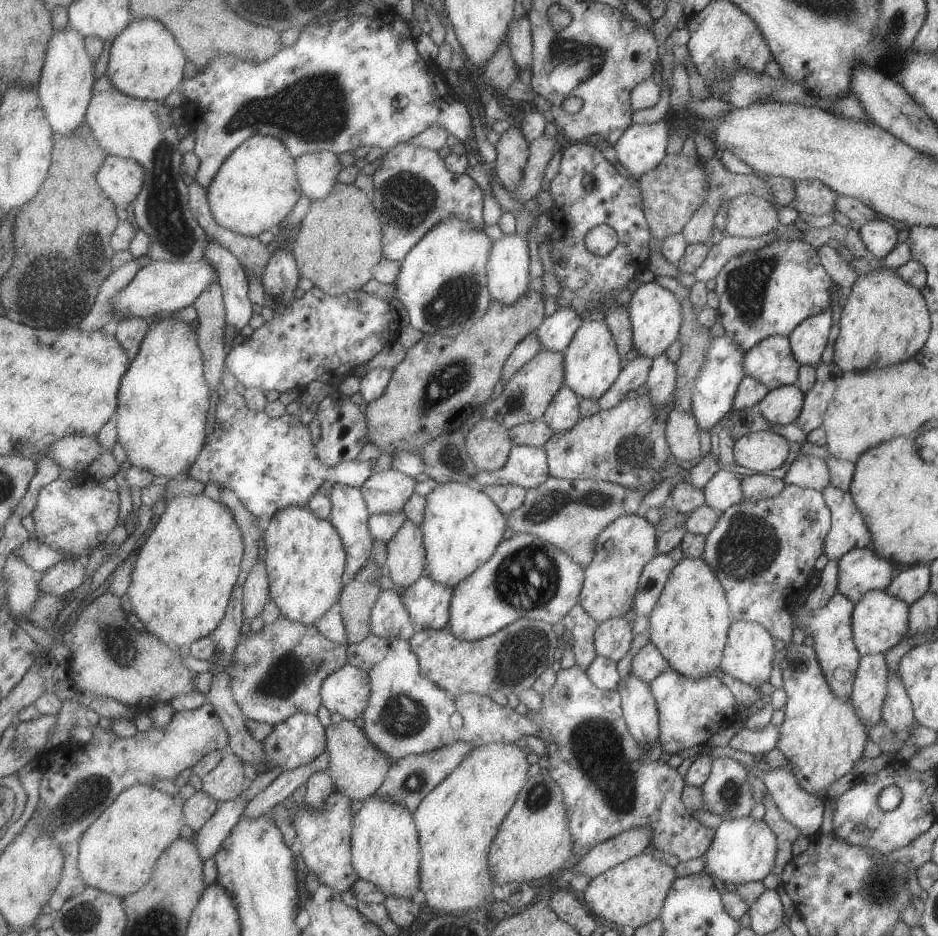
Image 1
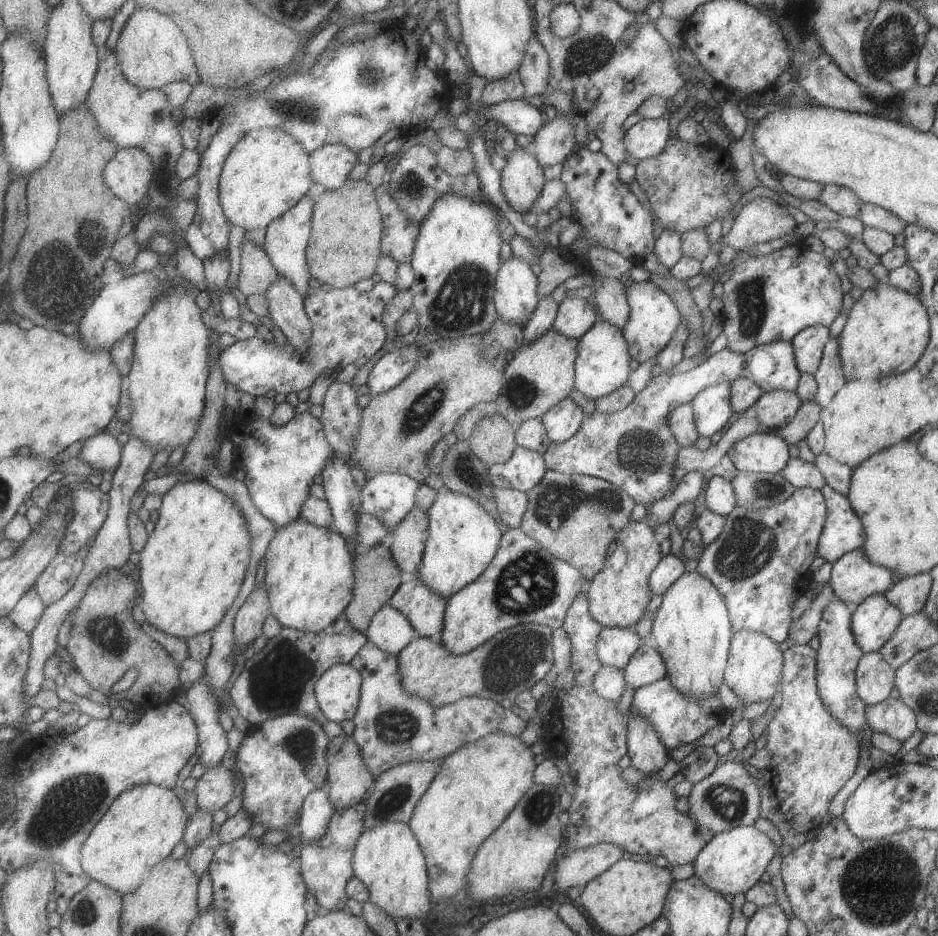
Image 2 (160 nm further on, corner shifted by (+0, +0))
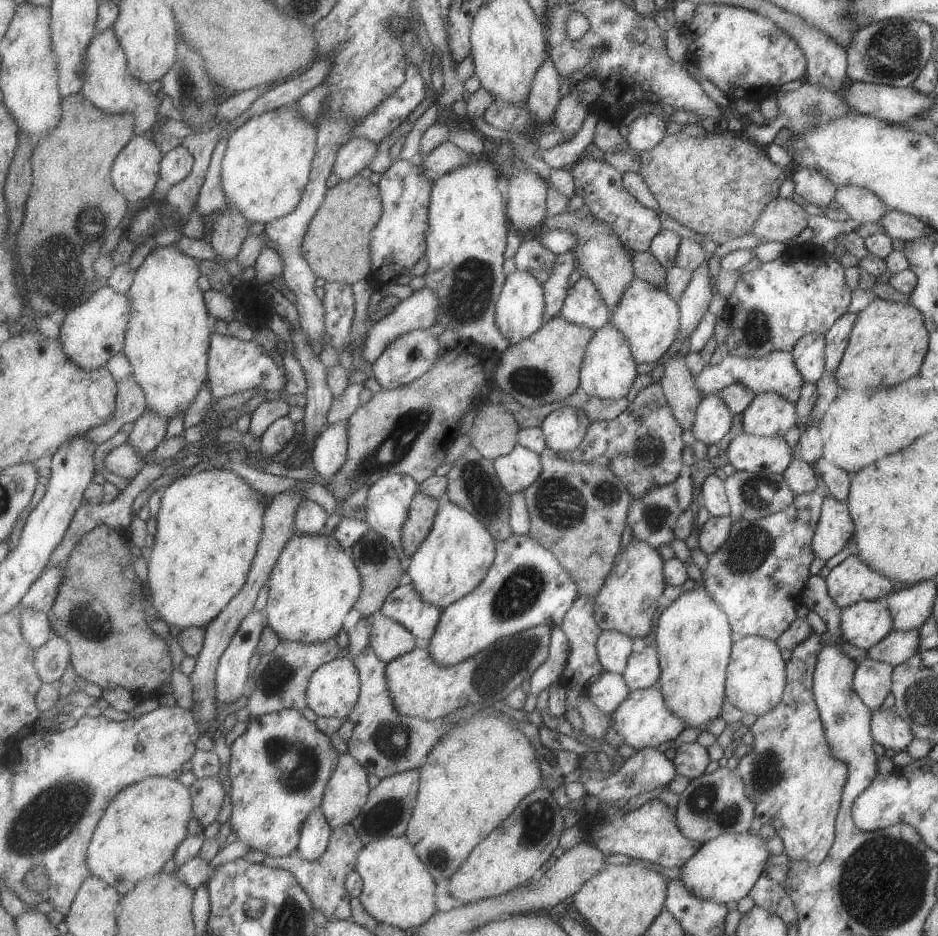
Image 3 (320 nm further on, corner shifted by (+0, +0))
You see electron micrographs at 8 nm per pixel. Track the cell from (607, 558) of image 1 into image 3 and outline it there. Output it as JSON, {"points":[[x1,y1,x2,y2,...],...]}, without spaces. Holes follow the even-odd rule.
{"points":[[632,538,629,544,621,549,614,562,614,567,610,571,603,587,594,597,594,618,602,631,618,631,621,634,629,635,630,638,647,637,654,626,655,617,659,609,655,606,657,599,661,596,665,588,662,576,662,559,653,546,647,546,641,540]]}

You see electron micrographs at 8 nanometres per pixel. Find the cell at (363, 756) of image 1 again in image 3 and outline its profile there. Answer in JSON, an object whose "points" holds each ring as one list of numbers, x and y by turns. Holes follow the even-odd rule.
{"points":[[341,754,322,803,333,829,352,824,370,798,369,772,353,754]]}

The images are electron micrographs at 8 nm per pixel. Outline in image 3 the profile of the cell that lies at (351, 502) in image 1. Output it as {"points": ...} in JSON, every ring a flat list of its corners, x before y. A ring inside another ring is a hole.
{"points":[[348,420,329,425,318,437,313,450,313,466,323,476,325,485,331,484,345,468,349,451]]}

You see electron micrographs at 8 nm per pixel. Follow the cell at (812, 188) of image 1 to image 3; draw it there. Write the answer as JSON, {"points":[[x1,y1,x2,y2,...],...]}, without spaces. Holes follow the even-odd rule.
{"points":[[839,186,833,194,833,202,847,214,848,218,862,225,867,222,879,223,887,214,887,206,875,194,859,186]]}

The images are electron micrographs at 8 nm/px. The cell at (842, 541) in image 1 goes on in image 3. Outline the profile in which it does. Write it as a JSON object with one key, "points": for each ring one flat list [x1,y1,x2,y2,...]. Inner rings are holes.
{"points":[[825,496,811,542,813,555,823,561,829,560,846,548,848,541,854,538,854,532,848,504]]}

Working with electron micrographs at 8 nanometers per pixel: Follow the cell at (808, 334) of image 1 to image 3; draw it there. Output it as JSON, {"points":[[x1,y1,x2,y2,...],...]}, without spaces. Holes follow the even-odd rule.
{"points":[[809,332,795,342,790,352,801,379,817,383,825,369,824,335,819,332]]}

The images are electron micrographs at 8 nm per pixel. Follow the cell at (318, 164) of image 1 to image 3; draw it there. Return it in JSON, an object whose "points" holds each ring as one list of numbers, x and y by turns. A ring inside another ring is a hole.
{"points":[[355,137,339,151,334,168,335,174,341,179,350,181,354,176,361,174,367,166,371,166,371,162,377,158,377,150,379,143]]}

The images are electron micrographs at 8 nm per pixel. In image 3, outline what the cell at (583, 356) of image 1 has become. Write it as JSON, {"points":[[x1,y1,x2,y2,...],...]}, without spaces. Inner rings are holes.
{"points":[[608,321,605,326,595,330,594,338,591,338,590,345,586,347,578,373,579,392,583,392,587,397,603,399,605,402,625,397,637,376,635,366,636,363,631,358,629,340]]}

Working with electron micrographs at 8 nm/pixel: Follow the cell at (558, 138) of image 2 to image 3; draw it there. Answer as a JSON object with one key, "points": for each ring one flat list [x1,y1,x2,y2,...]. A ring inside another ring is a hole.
{"points":[[575,93,567,94,567,96,562,98,552,123,556,131,561,132,563,136,573,136,581,127,583,118,587,116,587,112,590,109,591,106,585,106,585,104,577,98]]}

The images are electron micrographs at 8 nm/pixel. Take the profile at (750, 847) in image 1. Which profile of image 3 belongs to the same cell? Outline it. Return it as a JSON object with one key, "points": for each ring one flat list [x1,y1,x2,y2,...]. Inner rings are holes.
{"points":[[748,833,721,834,701,844,698,850,681,866,678,880,697,898,727,903,739,901,748,895,753,884,761,877,769,856,766,840]]}

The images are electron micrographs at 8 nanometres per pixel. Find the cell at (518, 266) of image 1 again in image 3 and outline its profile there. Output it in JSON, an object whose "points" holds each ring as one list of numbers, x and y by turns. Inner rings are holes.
{"points":[[516,269,506,277,506,286,498,301,496,320,499,329,507,336,512,346,530,338,546,325,546,292,544,284,531,272]]}

